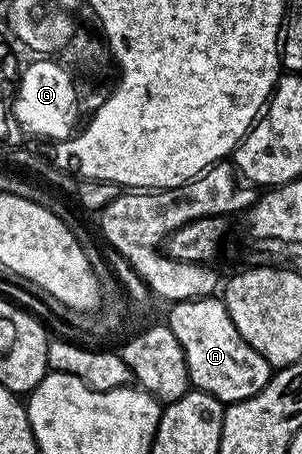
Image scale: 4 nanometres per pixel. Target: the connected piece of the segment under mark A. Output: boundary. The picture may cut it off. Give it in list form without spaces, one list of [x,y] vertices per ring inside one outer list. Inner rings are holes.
[[[215,296],[199,297],[196,300],[177,301],[166,318],[170,331],[174,331],[174,339],[184,352],[188,380],[195,388],[204,393],[214,395],[220,401],[231,403],[250,399],[266,387],[266,383],[274,372],[271,365],[242,335],[238,335],[238,327],[230,319],[223,300]]]

